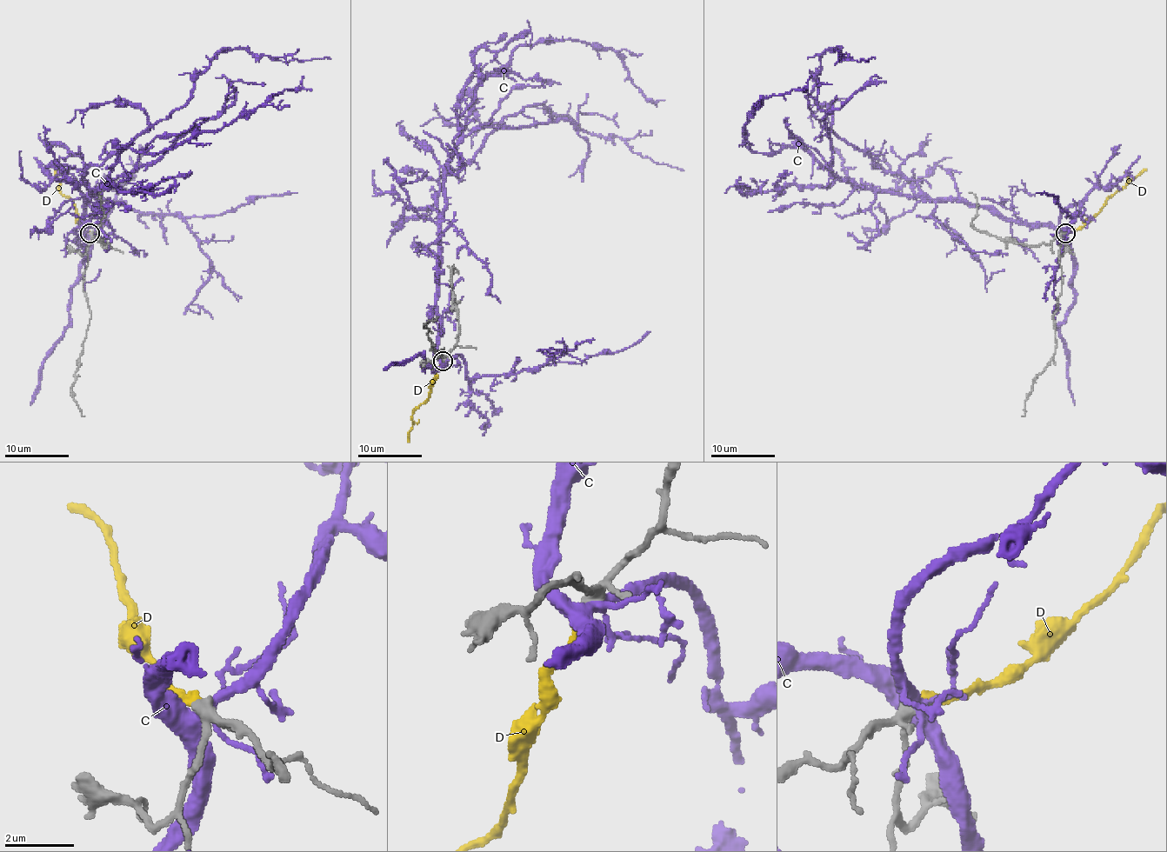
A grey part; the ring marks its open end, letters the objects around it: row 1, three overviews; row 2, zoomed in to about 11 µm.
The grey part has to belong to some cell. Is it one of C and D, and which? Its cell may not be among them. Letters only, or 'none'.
D

